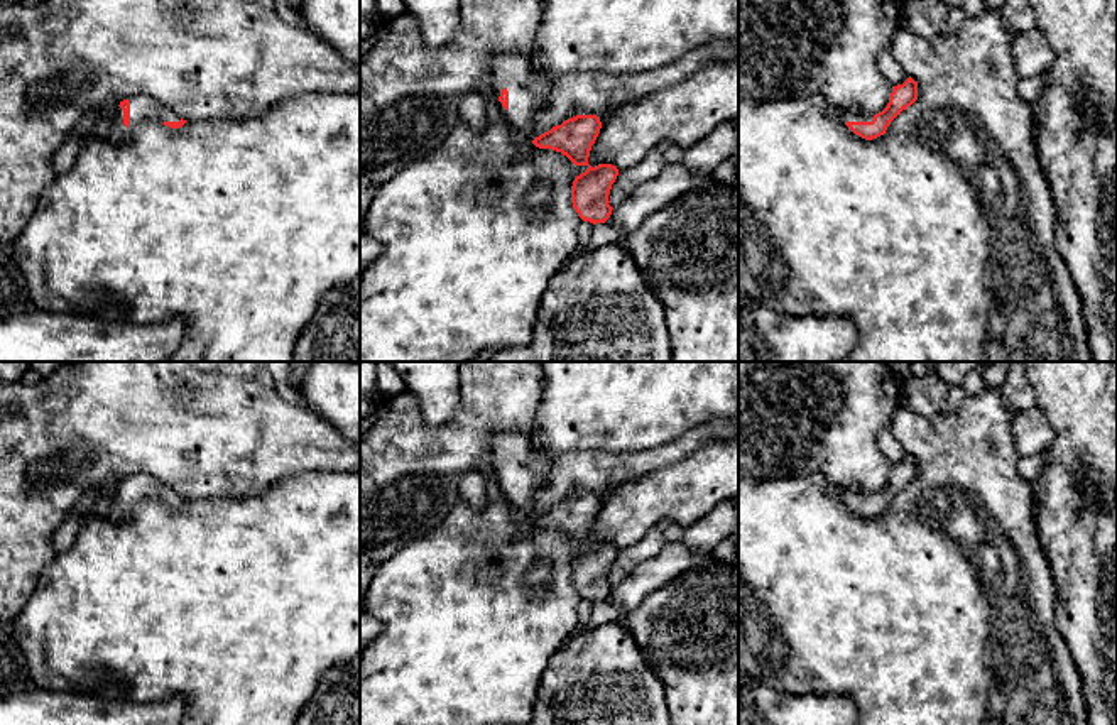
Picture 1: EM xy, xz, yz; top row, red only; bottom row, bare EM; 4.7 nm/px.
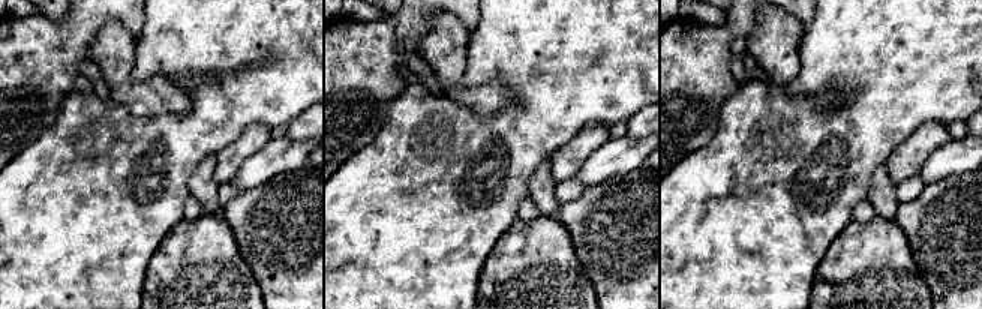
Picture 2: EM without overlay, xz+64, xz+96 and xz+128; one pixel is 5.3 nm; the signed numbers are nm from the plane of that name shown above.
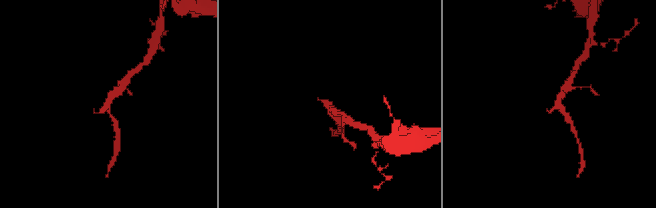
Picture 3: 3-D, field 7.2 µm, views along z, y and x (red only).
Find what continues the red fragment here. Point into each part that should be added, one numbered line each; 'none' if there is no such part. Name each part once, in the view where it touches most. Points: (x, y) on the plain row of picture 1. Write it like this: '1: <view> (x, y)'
1: xy (141, 487)

